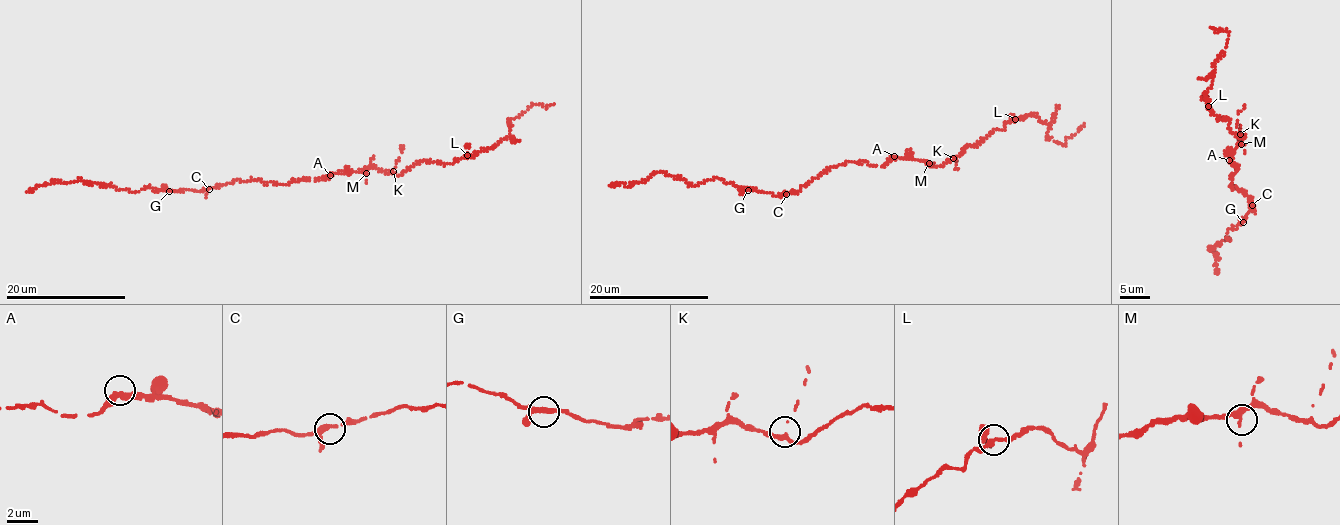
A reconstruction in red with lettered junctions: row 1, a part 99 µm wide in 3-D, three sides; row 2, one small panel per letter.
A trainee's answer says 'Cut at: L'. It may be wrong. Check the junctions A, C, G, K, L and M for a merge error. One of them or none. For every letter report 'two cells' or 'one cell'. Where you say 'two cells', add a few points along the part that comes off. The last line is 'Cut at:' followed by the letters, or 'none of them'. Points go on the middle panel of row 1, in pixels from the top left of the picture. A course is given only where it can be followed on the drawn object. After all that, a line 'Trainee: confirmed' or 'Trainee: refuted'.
A: one cell
C: one cell
G: one cell
K: one cell
L: one cell
M: one cell
Cut at: none of them
Trainee: refuted

